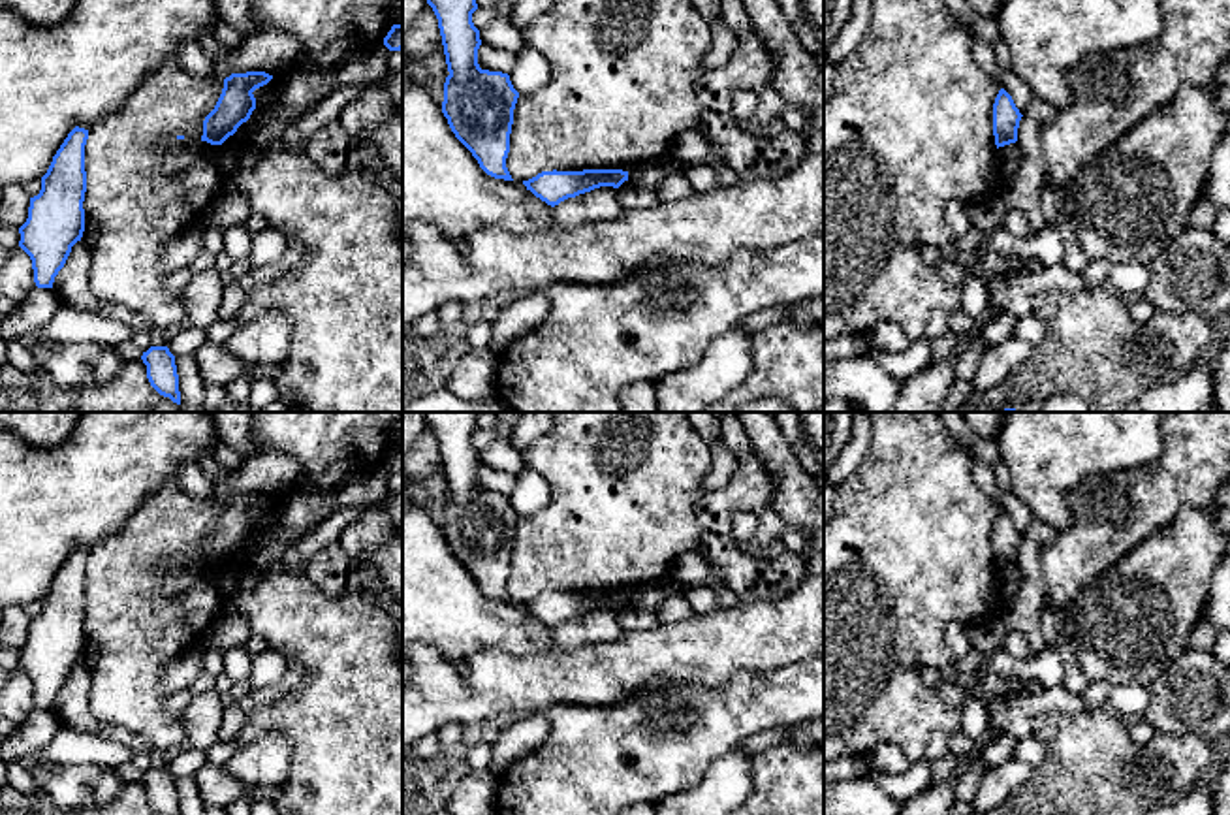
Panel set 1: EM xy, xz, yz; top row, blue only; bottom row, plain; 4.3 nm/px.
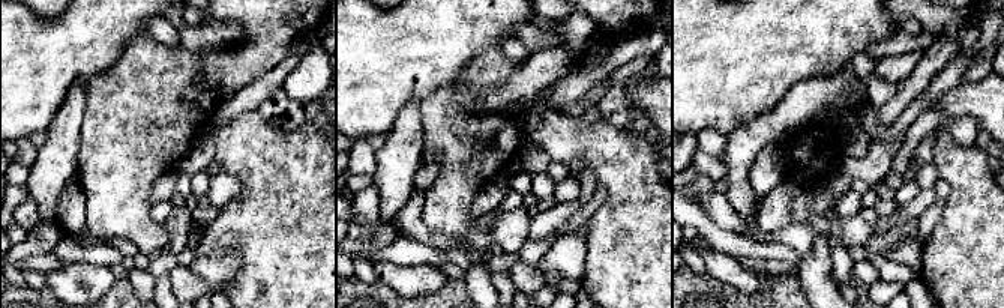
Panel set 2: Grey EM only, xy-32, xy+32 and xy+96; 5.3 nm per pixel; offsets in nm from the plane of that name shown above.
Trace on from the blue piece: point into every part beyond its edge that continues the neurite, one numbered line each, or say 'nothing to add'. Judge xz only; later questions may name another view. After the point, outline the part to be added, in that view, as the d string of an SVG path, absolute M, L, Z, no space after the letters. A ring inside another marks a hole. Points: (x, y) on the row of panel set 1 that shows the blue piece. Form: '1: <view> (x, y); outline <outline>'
nothing to add

